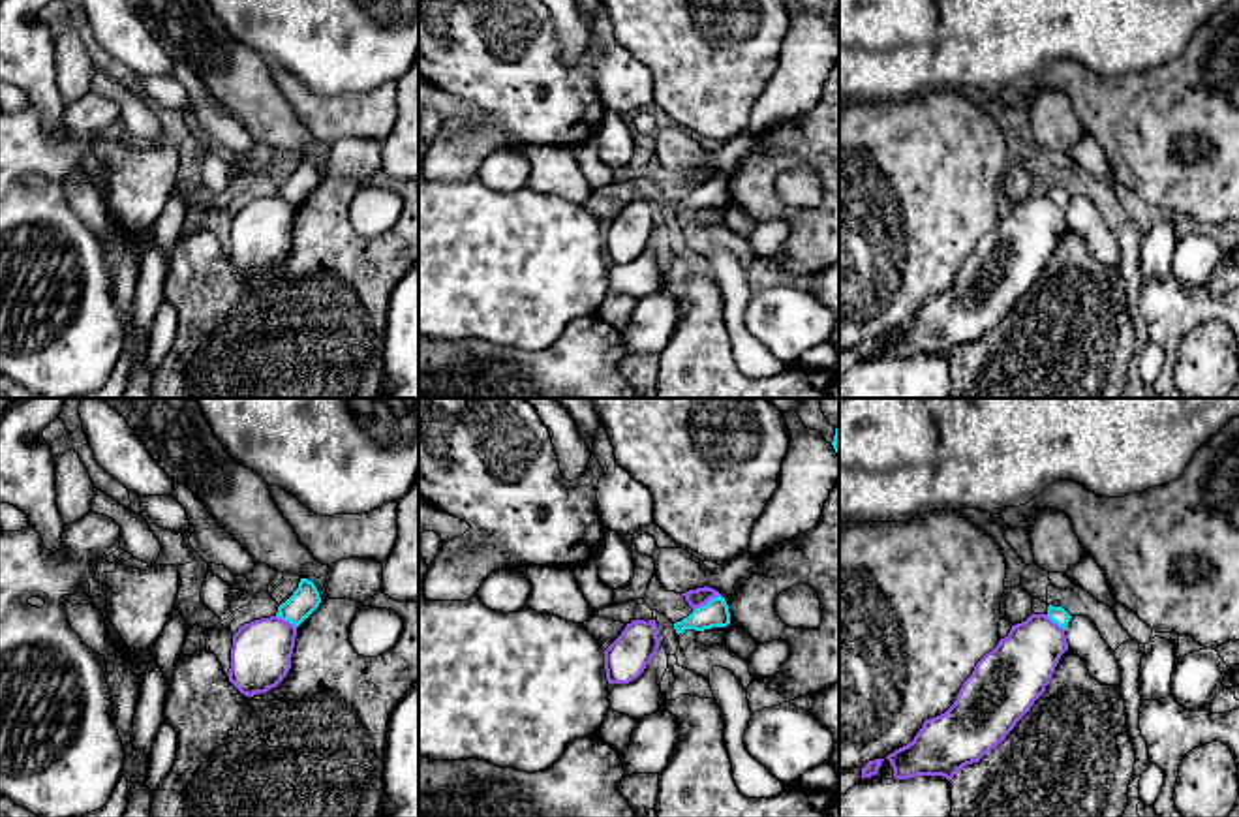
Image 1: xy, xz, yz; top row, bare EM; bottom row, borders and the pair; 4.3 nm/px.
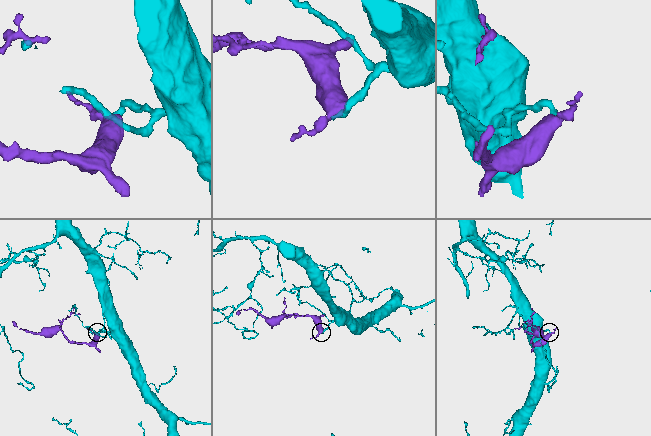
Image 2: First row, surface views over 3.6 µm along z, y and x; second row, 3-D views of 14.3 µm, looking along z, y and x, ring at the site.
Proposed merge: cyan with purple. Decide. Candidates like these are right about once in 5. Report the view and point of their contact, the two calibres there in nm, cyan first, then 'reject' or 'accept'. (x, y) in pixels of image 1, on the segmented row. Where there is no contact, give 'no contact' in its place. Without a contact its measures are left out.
xz (708, 601) | 110/80 nm | reject

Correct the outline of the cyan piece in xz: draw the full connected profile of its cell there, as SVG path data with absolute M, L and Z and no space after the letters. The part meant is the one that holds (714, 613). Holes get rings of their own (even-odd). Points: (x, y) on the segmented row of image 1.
M717 595L706 605L695 609L687 618L674 624L676 633L685 629L704 631L711 627L727 627L730 624L730 612L725 597Z

